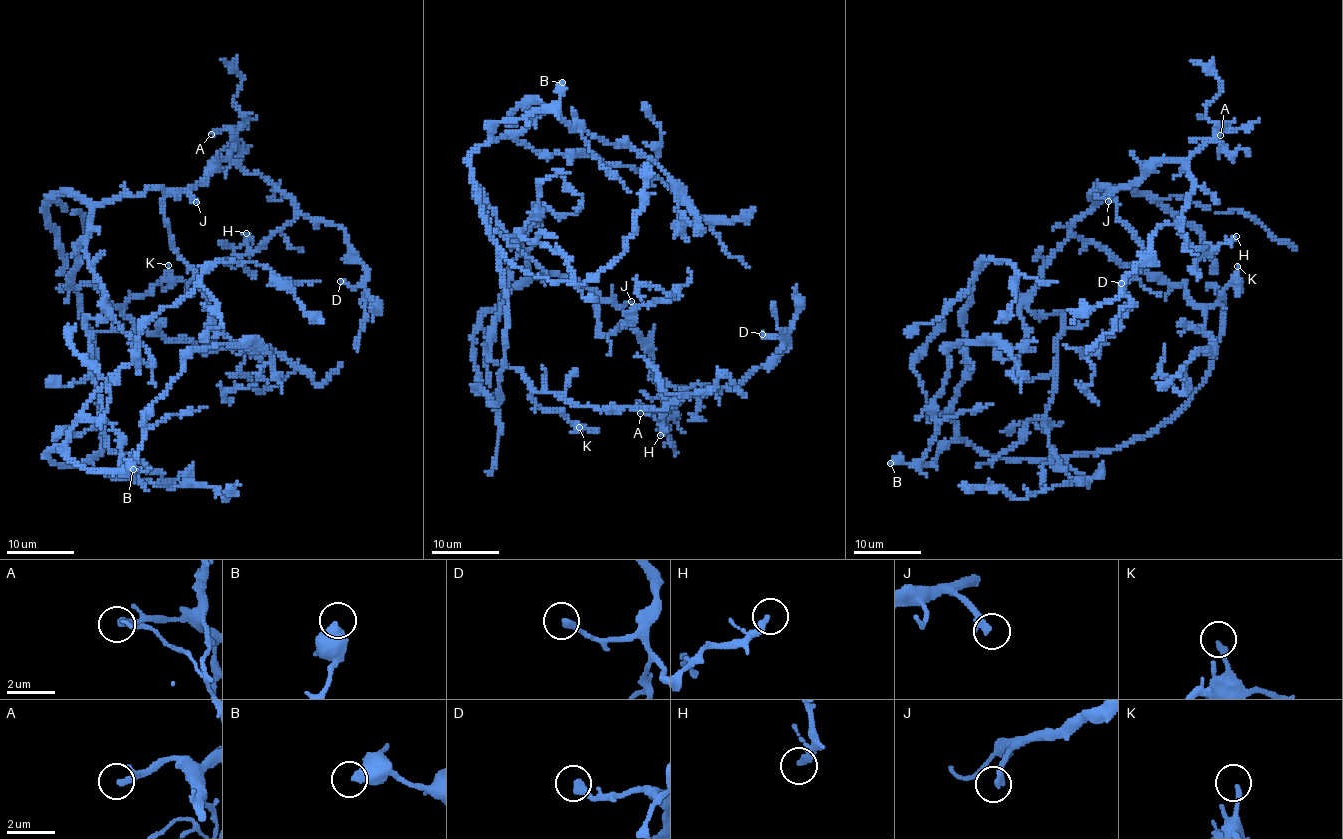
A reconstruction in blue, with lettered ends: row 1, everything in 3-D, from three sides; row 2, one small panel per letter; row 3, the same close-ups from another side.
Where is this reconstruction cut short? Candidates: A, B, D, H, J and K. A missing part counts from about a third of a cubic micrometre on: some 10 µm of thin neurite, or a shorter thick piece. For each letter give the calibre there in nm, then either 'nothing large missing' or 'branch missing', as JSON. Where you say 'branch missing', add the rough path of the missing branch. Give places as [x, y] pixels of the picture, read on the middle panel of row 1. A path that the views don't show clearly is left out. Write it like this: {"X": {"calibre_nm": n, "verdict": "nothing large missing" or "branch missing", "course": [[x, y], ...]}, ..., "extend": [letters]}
{"A": {"calibre_nm": 190, "verdict": "nothing large missing"}, "B": {"calibre_nm": 550, "verdict": "nothing large missing"}, "D": {"calibre_nm": 280, "verdict": "branch missing"}, "H": {"calibre_nm": 280, "verdict": "nothing large missing"}, "J": {"calibre_nm": 280, "verdict": "branch missing"}, "K": {"calibre_nm": 200, "verdict": "nothing large missing"}, "extend": ["D", "J"]}

